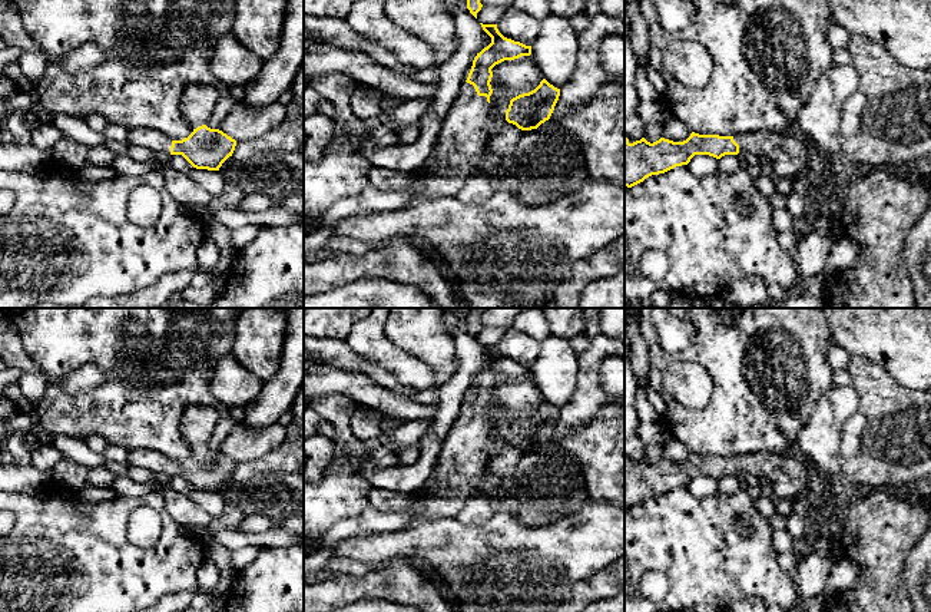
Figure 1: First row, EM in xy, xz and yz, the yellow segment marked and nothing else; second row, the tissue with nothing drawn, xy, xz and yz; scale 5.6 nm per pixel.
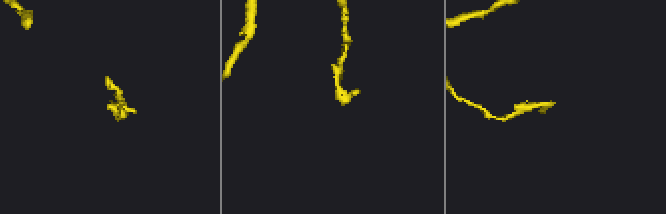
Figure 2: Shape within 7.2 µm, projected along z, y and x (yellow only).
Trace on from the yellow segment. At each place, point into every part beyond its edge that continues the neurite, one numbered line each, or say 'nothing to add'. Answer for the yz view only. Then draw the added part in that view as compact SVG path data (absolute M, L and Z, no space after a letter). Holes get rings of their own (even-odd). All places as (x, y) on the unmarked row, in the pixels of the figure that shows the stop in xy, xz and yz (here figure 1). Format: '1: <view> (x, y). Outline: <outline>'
1: yz (789, 477). Outline: M751 453L733 457L739 473L769 477L775 496L798 499L812 492L815 470L802 464L791 453Z

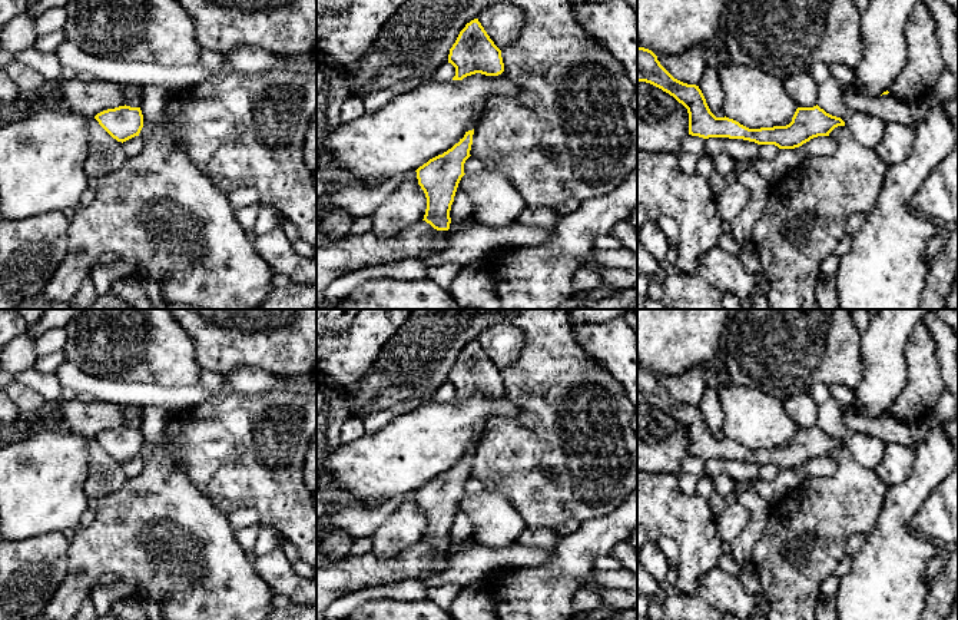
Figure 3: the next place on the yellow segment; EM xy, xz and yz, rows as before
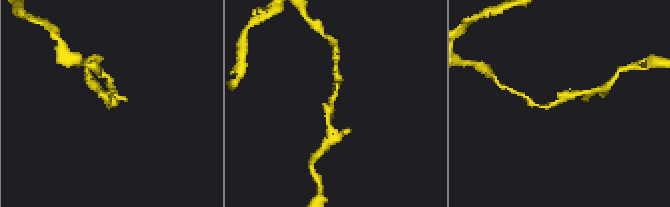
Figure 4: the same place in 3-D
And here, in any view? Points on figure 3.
nothing to add

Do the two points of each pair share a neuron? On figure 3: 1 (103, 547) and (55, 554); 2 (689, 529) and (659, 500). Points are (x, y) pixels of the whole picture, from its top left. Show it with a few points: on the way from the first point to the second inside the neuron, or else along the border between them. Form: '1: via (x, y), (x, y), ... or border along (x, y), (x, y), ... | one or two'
1: border along (70, 534), (66, 574), (57, 586) | two
2: via (680, 524), (666, 509) | one

